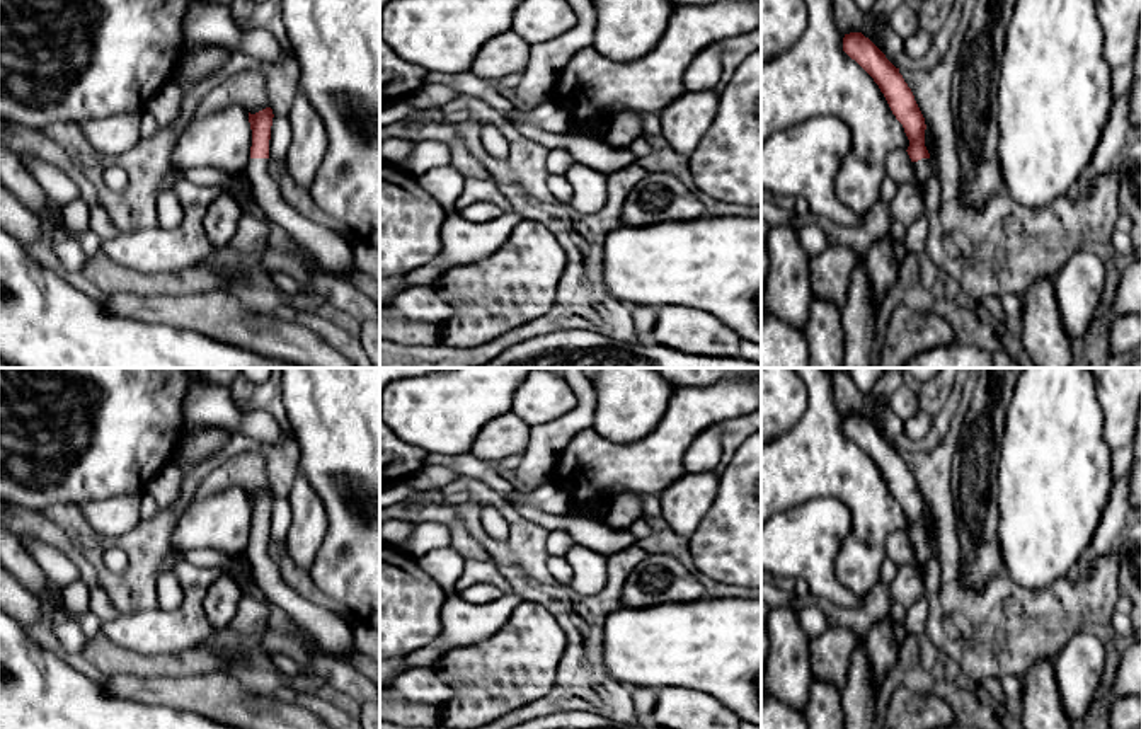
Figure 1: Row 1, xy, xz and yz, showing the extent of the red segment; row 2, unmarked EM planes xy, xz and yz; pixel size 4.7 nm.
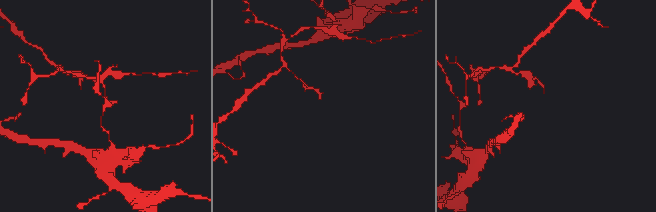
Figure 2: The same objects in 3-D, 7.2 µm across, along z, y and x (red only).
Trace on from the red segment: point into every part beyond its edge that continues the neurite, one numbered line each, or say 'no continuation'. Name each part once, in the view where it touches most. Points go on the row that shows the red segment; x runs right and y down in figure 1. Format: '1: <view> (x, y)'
1: xy (334, 254)

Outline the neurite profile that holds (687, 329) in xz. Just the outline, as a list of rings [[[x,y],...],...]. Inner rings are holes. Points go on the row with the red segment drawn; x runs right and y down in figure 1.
[[[666,305],[657,310],[657,322],[649,336],[651,342],[697,356],[739,356],[741,339],[719,317],[700,308]]]

